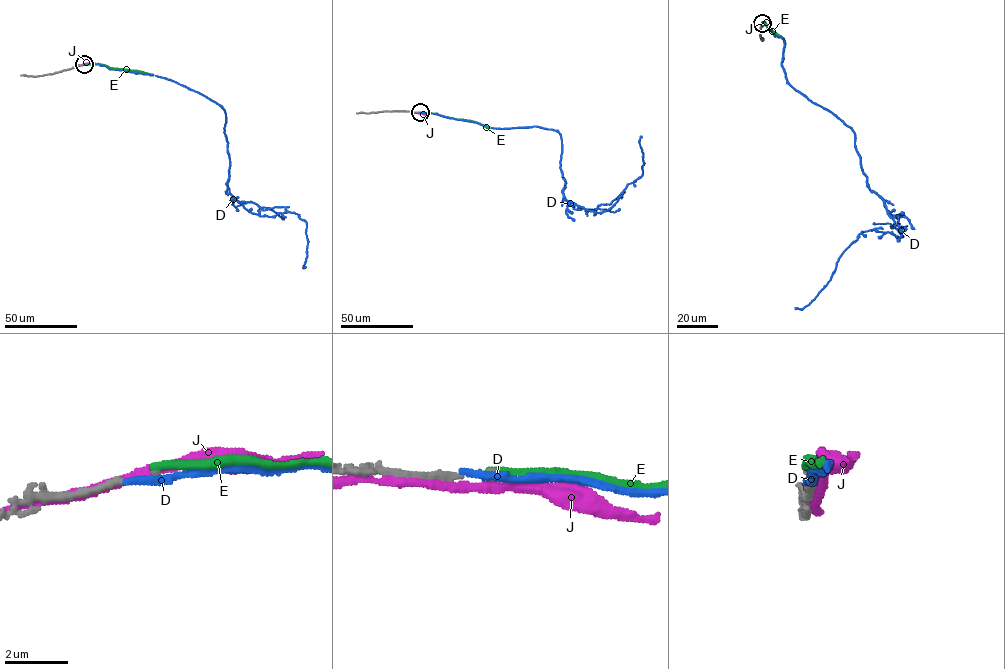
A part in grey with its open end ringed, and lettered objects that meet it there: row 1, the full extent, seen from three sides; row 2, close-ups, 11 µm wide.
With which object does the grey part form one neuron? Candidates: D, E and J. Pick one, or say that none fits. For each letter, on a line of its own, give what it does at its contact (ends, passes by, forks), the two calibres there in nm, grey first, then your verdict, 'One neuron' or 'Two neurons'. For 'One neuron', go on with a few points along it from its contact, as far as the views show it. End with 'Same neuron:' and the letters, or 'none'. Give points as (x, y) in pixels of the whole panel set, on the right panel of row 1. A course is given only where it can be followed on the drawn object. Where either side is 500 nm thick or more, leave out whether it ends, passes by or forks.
D: It ends there. Thickness 110 nm (grey) against 340 nm. Two neurons
E: It ends there. Thickness 110 nm (grey) against 280 nm. Two neurons
J: It passes by. Thickness 110 nm (grey) against 300 nm. Two neurons
Same neuron: none

